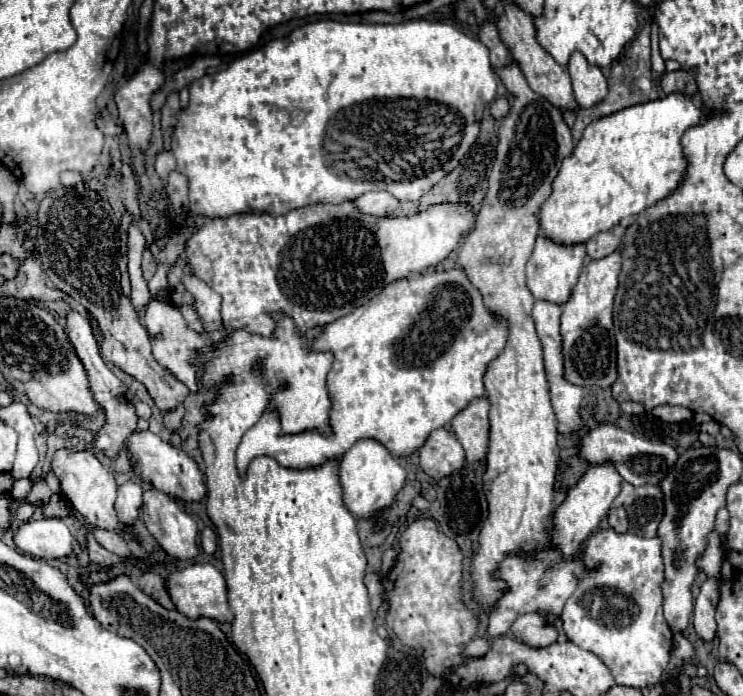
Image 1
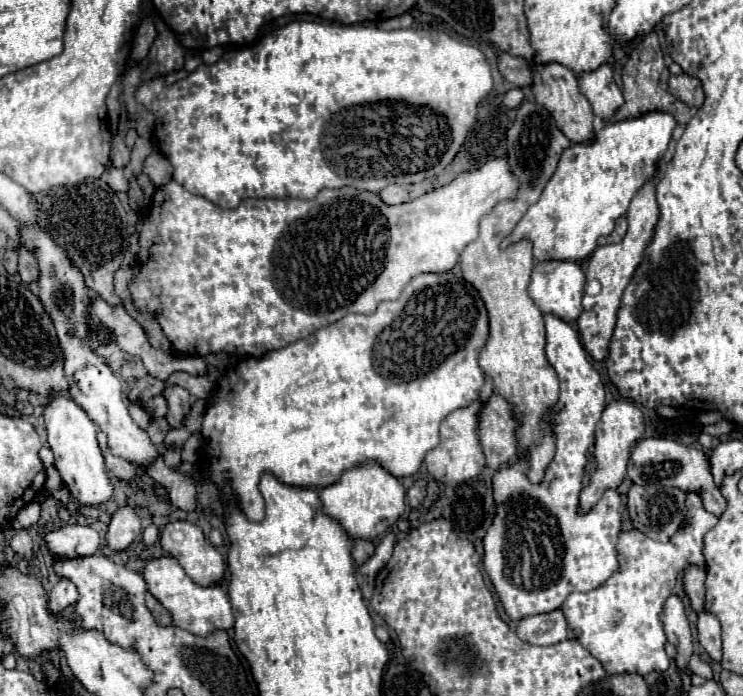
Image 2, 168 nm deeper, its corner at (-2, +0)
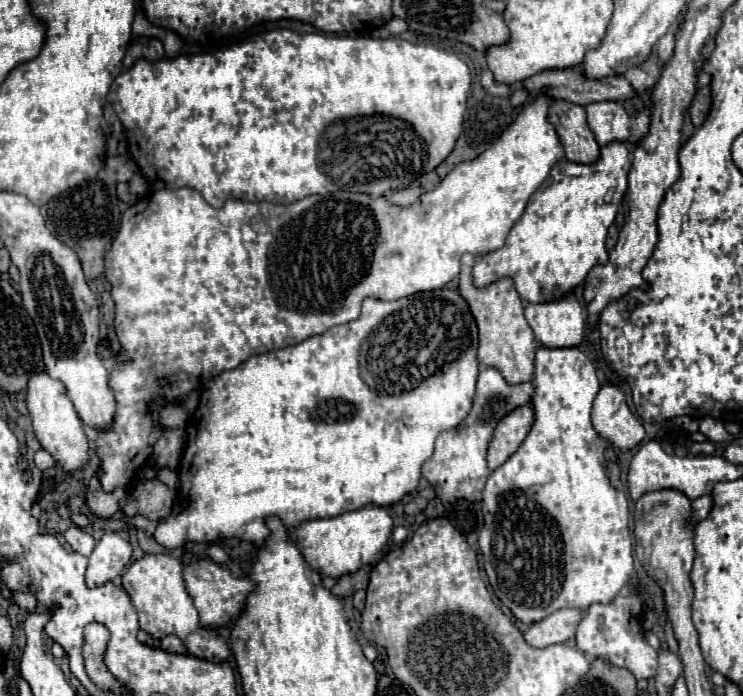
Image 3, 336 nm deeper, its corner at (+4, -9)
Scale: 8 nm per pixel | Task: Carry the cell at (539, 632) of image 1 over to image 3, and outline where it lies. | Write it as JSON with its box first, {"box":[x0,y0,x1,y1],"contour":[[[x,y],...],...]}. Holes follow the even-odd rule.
{"box":[525,608,585,648],"contour":[[[571,608],[571,610],[557,610],[551,616],[543,618],[541,622],[535,622],[527,632],[525,640],[535,648],[545,648],[551,644],[567,642],[575,636],[577,622],[585,616],[585,610]]]}

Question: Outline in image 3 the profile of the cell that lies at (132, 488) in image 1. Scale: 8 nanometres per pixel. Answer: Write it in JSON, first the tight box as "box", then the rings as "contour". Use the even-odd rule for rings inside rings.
{"box":[85,534,131,588],"contour":[[[105,534],[93,554],[89,556],[89,566],[85,572],[85,582],[89,588],[97,588],[101,584],[113,582],[123,574],[127,564],[131,562],[131,544],[123,540],[119,534]]]}

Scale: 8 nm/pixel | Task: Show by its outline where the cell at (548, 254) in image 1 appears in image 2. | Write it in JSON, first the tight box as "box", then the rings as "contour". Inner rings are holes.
{"box":[529,259,585,323],"contour":[[[549,259],[549,261],[539,261],[533,265],[529,297],[535,301],[535,305],[541,309],[541,313],[553,313],[569,323],[575,321],[583,311],[583,307],[581,307],[583,289],[585,289],[585,273],[579,263]]]}

